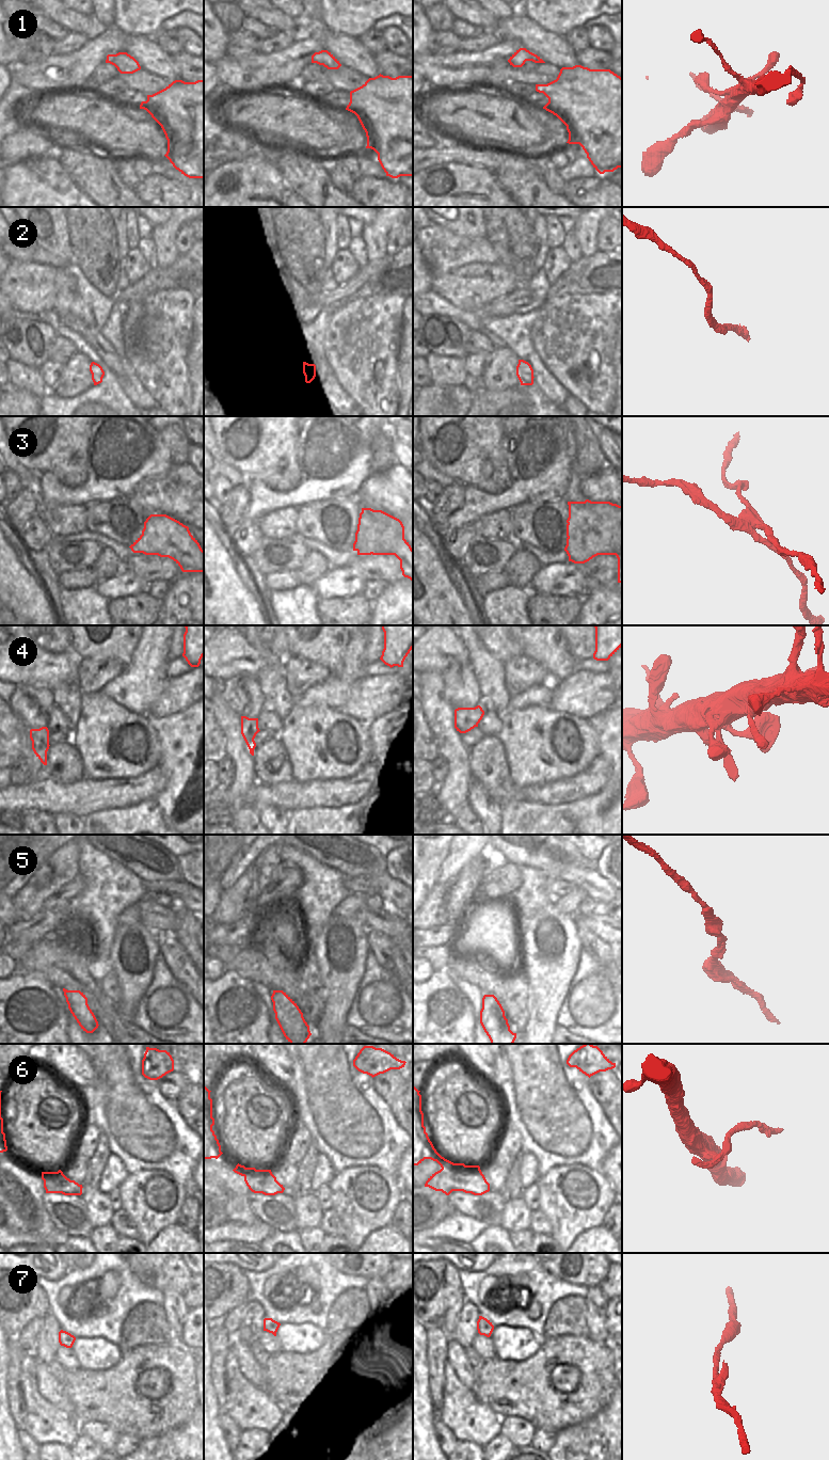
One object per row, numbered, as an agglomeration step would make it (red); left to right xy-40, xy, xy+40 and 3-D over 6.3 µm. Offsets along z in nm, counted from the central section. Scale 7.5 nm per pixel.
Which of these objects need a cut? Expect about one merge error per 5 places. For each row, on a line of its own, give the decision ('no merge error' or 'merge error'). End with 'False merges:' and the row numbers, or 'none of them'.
1: no merge error
2: no merge error
3: merge error
4: no merge error
5: no merge error
6: merge error
7: no merge error
False merges: 3, 6

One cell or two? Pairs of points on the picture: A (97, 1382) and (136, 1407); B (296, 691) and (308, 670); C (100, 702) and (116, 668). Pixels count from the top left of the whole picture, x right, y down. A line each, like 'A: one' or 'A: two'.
A: one
B: one
C: two

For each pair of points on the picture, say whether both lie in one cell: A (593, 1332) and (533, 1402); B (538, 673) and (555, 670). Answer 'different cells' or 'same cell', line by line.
A: different cells
B: different cells

